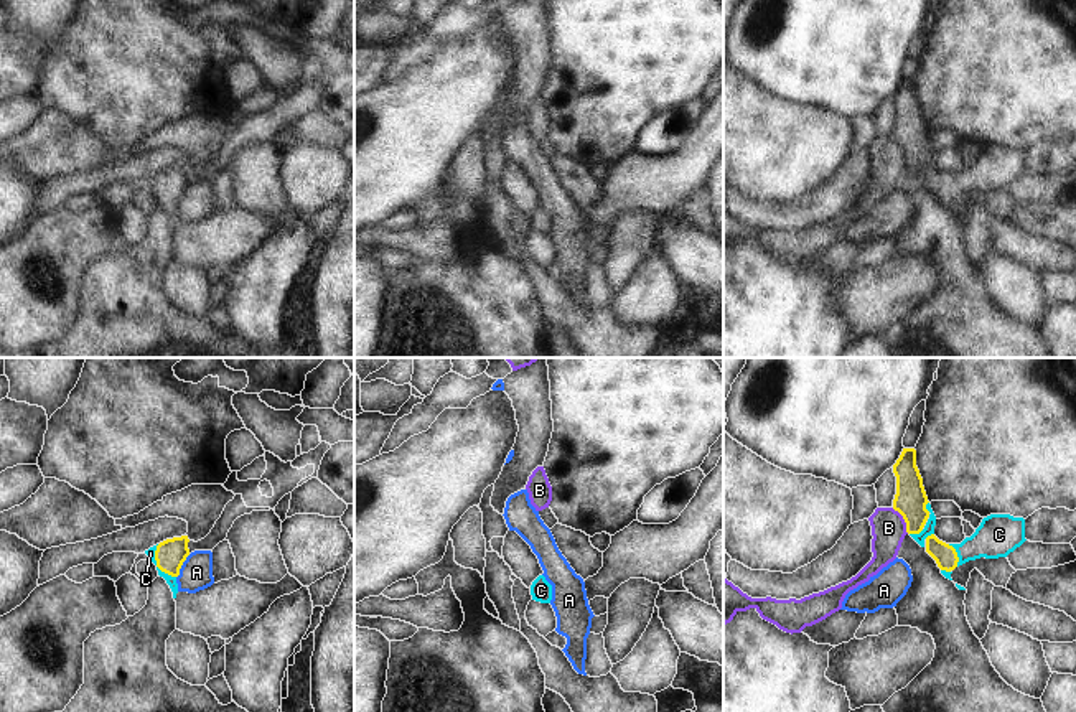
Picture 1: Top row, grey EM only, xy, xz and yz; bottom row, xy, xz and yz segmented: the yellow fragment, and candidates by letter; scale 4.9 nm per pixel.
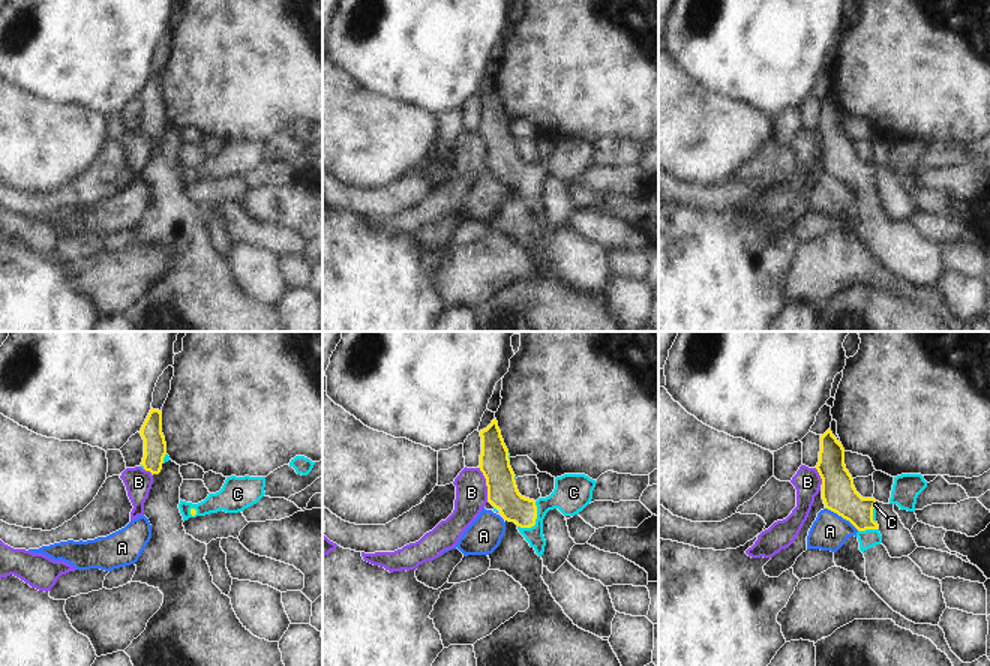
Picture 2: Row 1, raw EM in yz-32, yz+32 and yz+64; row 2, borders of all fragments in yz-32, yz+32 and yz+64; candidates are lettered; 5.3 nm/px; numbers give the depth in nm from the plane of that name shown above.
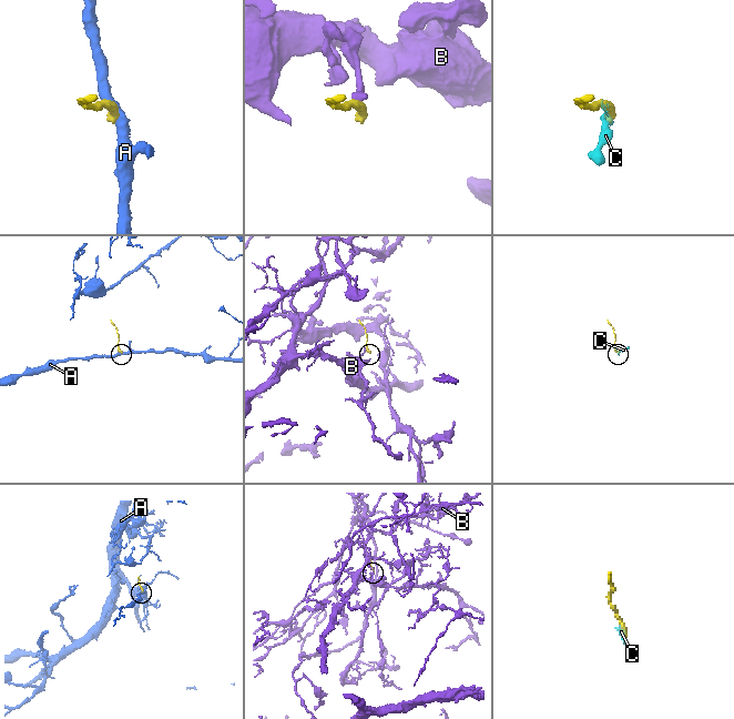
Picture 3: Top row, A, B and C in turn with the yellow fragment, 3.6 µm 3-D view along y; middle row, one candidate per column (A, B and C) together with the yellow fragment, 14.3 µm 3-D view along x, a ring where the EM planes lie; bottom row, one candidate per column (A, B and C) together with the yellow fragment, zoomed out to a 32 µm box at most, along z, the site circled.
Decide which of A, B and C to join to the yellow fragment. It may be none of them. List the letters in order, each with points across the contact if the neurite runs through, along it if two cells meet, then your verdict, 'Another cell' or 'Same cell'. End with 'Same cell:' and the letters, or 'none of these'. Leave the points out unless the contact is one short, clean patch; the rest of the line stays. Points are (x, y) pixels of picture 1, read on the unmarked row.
A: Boundary: xy (190, 185), (177, 208). Another cell
B: Boundary: yz (892, 139), (902, 147), (908, 163). Another cell
C: Path across: yz (946, 188), (956, 185), (999, 165). Same cell
Same cell: C.

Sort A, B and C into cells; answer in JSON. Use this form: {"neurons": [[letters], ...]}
{"neurons": [["A"], ["B"], ["C"]]}

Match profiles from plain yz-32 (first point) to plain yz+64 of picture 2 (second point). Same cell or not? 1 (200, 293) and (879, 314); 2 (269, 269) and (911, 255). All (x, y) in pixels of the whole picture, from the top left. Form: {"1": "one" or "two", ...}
{"1": "one", "2": "one"}

